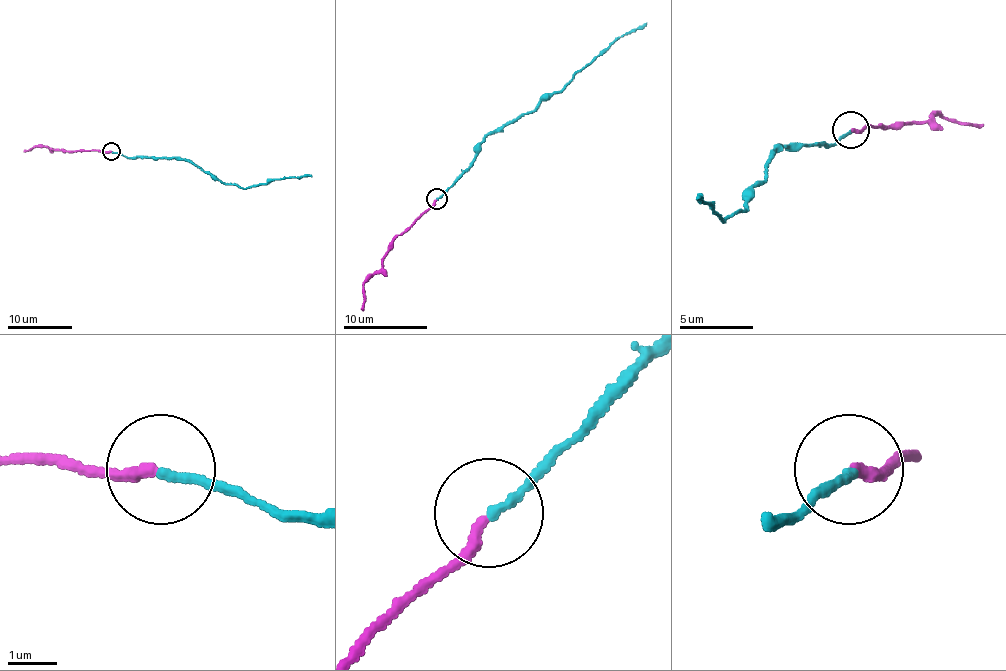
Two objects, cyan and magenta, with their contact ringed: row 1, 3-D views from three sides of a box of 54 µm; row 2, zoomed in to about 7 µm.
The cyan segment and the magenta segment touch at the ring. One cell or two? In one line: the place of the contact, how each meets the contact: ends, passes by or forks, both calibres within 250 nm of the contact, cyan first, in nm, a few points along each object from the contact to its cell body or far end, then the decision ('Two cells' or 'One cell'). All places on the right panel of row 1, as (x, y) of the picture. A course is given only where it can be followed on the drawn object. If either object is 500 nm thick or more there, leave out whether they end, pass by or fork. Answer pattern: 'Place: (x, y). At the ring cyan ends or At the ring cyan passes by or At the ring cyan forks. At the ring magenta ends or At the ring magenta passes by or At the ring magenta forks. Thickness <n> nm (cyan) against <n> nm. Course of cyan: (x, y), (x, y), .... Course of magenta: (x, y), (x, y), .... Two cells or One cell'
Place: (851, 130). At the ring cyan ends. At the ring magenta ends. Thickness 180 nm (cyan) against 240 nm. Course of cyan: (850, 131), (835, 143), (776, 148), (744, 211), (727, 220), (697, 200). Course of magenta: (853, 131), (927, 121), (941, 116), (982, 126). Two cells

